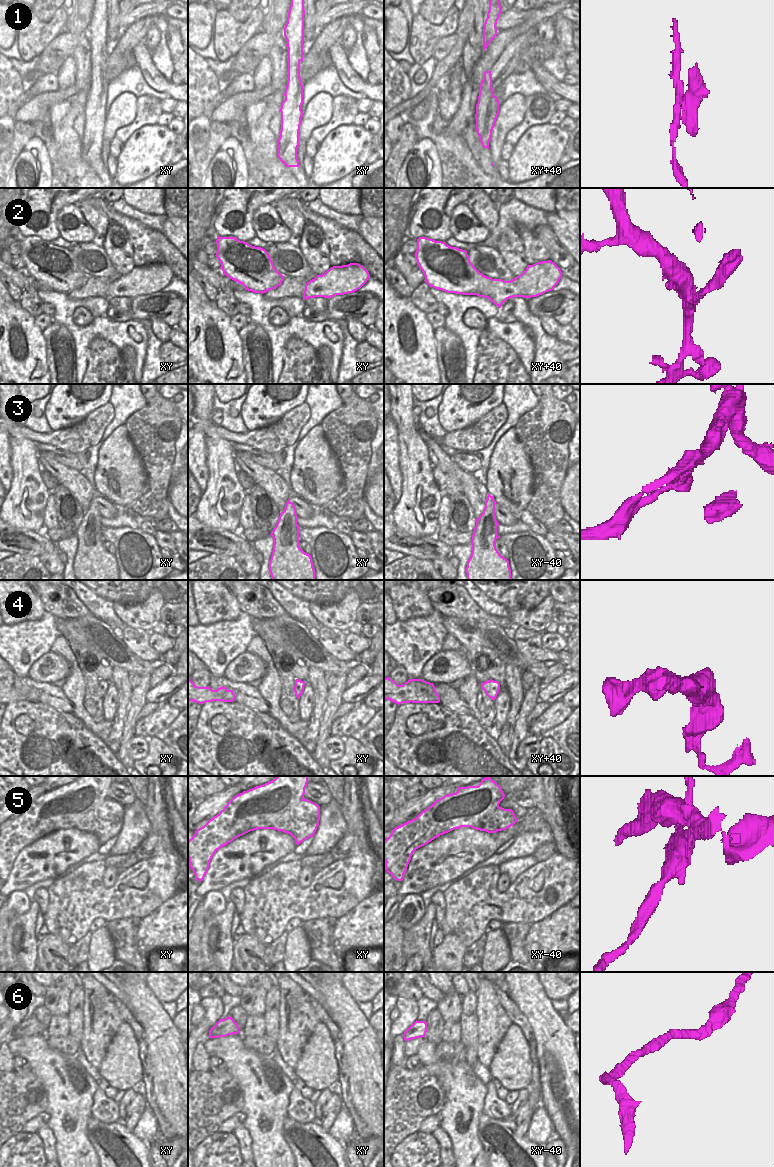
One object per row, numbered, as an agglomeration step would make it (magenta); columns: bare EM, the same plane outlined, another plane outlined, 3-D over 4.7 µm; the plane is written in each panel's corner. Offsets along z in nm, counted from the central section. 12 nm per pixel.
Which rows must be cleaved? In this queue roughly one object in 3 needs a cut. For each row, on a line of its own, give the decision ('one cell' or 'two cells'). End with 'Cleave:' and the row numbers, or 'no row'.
1: two cells
2: one cell
3: two cells
4: one cell
5: two cells
6: one cell
Cleave: 1, 3, 5

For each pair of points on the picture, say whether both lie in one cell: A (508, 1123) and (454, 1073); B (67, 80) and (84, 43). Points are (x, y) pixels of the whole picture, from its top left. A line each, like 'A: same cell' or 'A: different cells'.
A: different cells
B: different cells

